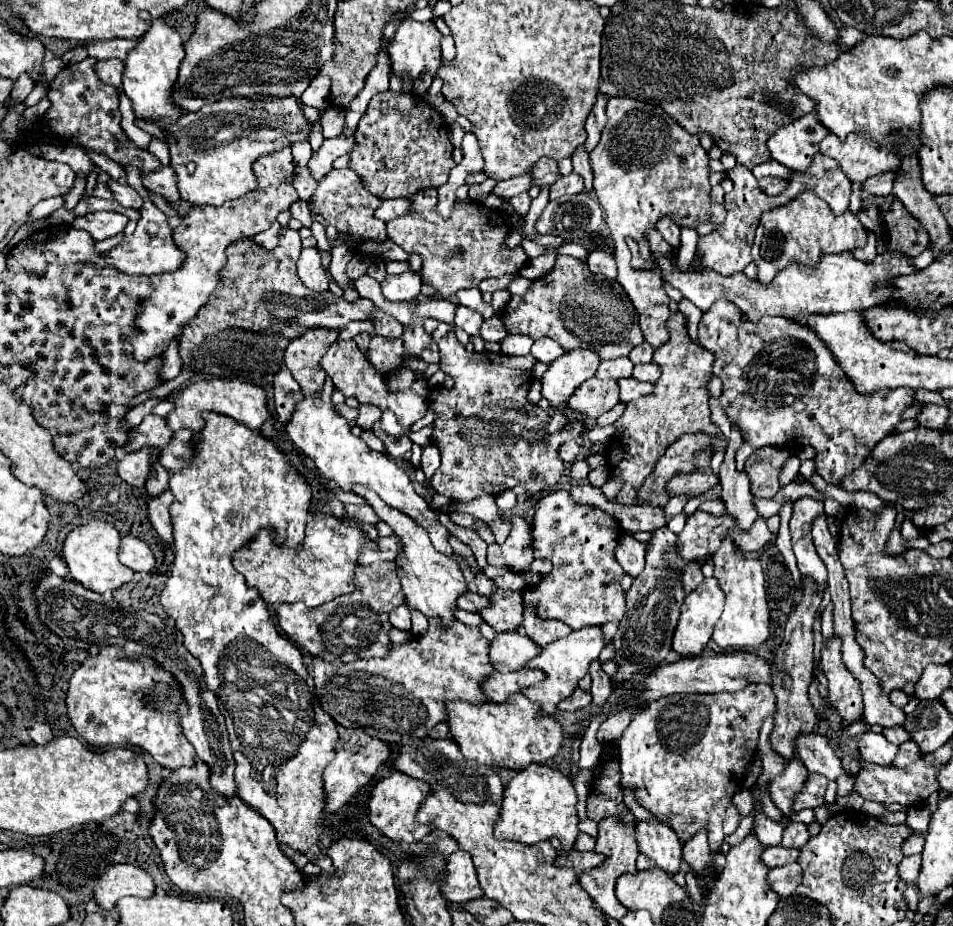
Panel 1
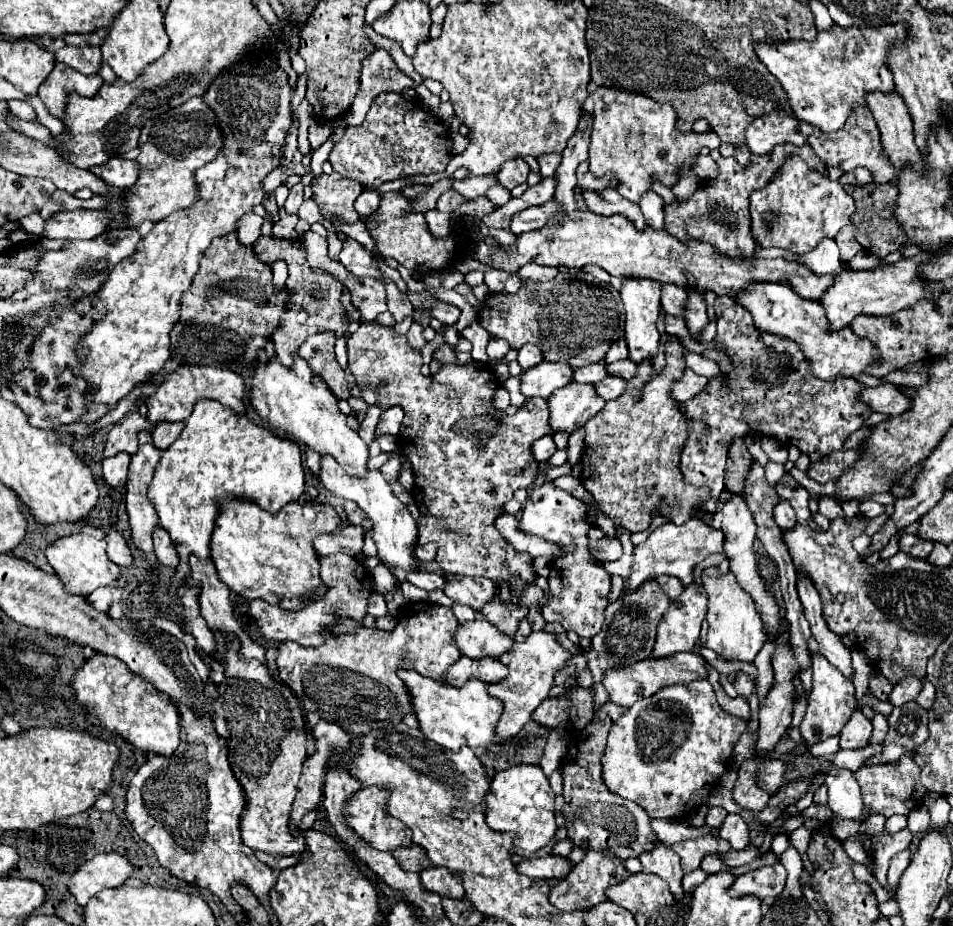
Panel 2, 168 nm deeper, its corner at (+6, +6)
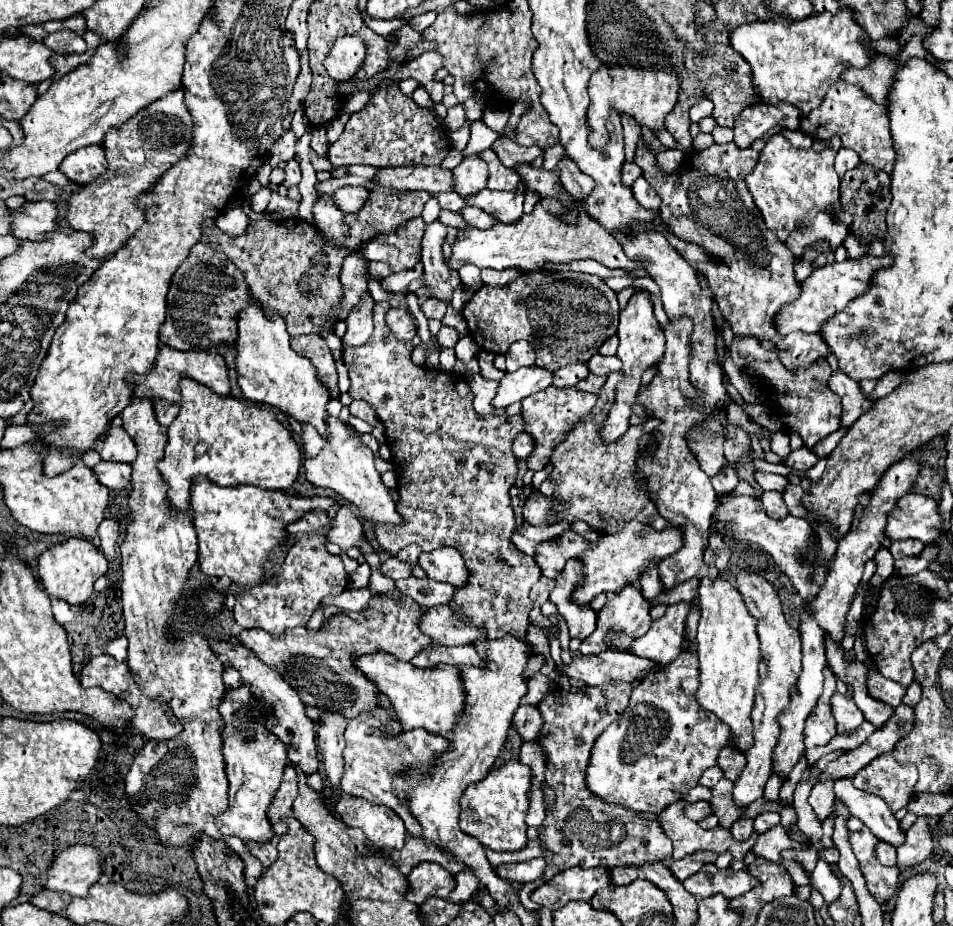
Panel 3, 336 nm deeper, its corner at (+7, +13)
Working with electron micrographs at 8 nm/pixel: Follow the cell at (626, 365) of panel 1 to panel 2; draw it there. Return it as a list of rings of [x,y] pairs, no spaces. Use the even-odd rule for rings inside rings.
[[[606,361],[602,363],[592,363],[590,367],[580,367],[574,371],[574,381],[580,383],[598,383],[606,377]]]

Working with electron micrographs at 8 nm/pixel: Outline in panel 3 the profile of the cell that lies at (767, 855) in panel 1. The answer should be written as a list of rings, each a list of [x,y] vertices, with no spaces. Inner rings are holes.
[[[695,852],[693,856],[689,854],[689,856],[685,856],[685,858],[677,860],[677,862],[665,860],[665,866],[673,872],[673,876],[675,876],[679,882],[683,882],[687,876],[695,874],[701,866],[705,866],[705,864],[709,864],[709,862],[715,862],[715,860],[717,860],[717,856],[715,856],[713,852]]]

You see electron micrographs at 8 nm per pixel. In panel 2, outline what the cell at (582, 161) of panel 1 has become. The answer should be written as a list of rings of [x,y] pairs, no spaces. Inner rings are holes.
[[[582,161],[582,163],[578,165],[578,185],[580,185],[580,187],[600,191],[600,189],[606,189],[608,183],[612,185],[612,181],[608,181],[608,179],[598,179],[598,177],[594,177],[594,175],[588,171],[588,161]]]

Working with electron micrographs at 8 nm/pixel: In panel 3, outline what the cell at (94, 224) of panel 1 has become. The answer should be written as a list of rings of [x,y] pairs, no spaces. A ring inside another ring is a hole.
[[[33,202],[23,204],[13,214],[13,232],[11,236],[19,240],[41,240],[43,234],[57,230],[55,214],[57,208],[53,202]]]

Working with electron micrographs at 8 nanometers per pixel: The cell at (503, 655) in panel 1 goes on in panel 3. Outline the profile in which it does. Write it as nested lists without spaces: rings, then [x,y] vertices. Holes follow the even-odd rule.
[[[449,606],[425,608],[425,616],[421,616],[419,628],[435,644],[443,644],[443,646],[463,646],[463,644],[471,644],[479,638],[485,638],[483,628],[465,624],[459,616],[455,616],[449,610]]]

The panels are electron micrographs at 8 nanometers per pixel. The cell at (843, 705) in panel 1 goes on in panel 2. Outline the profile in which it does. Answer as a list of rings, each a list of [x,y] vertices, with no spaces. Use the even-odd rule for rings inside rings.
[[[818,651],[812,655],[812,671],[814,671],[814,683],[812,691],[808,695],[808,709],[806,715],[800,723],[800,733],[808,741],[808,745],[814,745],[822,739],[828,739],[832,735],[838,735],[850,715],[856,709],[856,699],[854,699],[854,685],[850,679],[846,679],[824,655]]]

